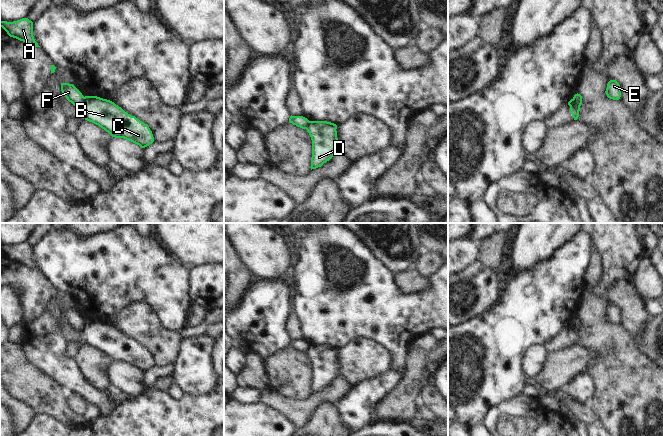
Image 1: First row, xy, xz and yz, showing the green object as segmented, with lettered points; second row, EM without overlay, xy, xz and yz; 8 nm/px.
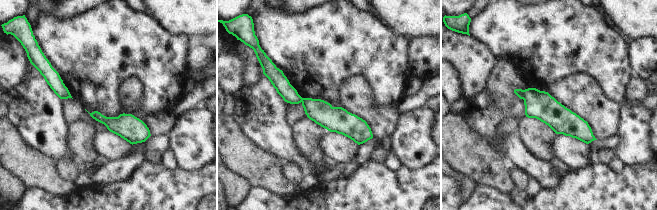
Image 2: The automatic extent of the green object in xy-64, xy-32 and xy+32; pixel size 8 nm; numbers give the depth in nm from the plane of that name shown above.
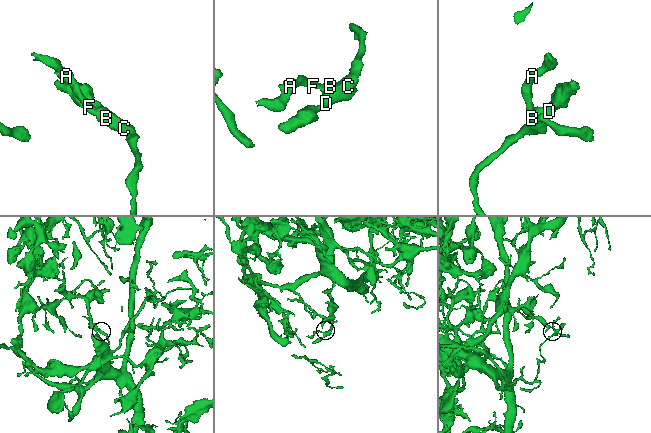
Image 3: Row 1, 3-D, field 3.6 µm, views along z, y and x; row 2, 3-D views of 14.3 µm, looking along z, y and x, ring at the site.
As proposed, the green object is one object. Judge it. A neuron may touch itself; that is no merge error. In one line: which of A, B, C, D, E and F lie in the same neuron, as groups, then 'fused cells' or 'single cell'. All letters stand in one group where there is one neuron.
A F / B C D E | fused cells

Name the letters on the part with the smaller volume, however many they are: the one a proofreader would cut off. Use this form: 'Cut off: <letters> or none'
Cut off: A, F.

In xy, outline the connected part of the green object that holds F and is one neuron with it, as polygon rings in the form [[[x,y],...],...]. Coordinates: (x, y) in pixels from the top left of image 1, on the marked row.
[[[61,83],[61,91],[67,100],[74,106],[81,109],[83,108],[84,96],[73,84]]]

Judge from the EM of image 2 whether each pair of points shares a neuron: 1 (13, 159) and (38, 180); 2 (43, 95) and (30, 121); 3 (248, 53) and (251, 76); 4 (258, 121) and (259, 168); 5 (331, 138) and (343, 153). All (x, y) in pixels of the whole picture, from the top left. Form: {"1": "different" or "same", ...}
{"1": "same", "2": "same", "3": "same", "4": "different", "5": "same"}

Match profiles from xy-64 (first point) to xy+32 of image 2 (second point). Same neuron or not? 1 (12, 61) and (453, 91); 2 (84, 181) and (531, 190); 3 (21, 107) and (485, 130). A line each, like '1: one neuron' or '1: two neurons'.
1: one neuron
2: one neuron
3: one neuron

